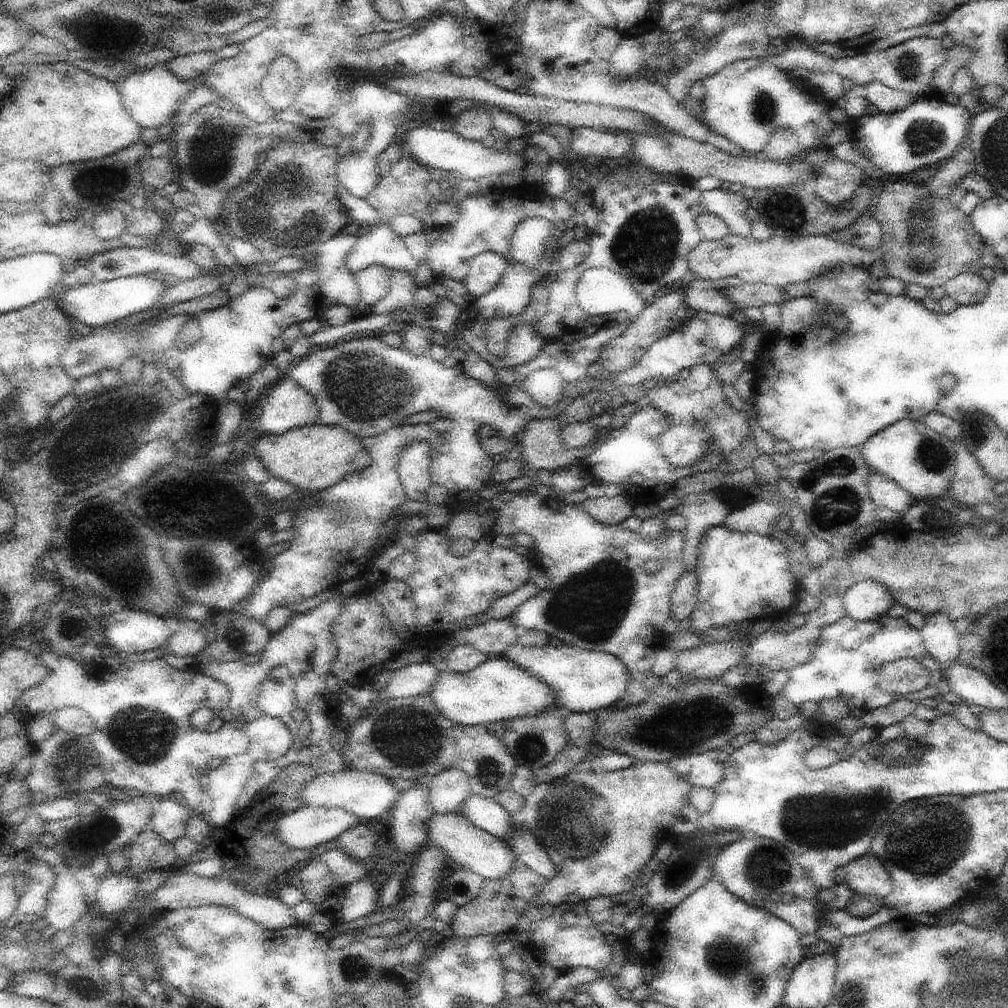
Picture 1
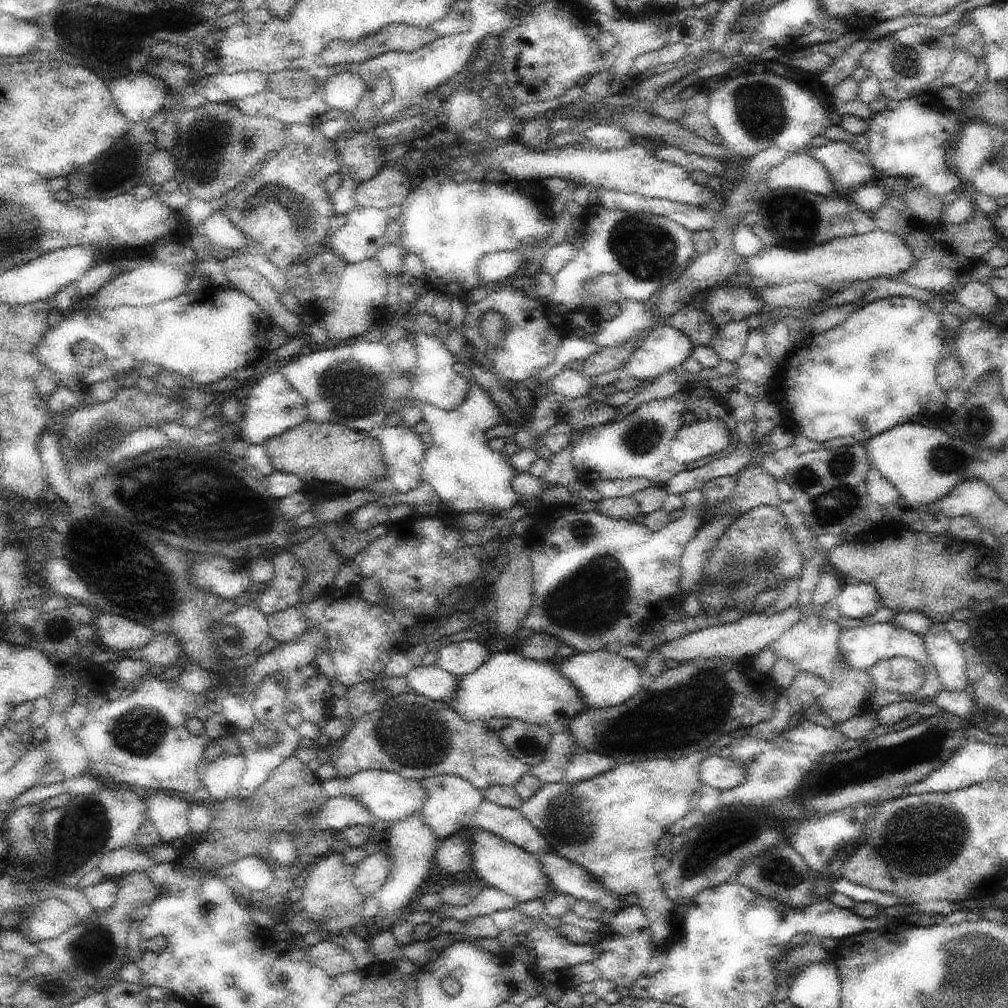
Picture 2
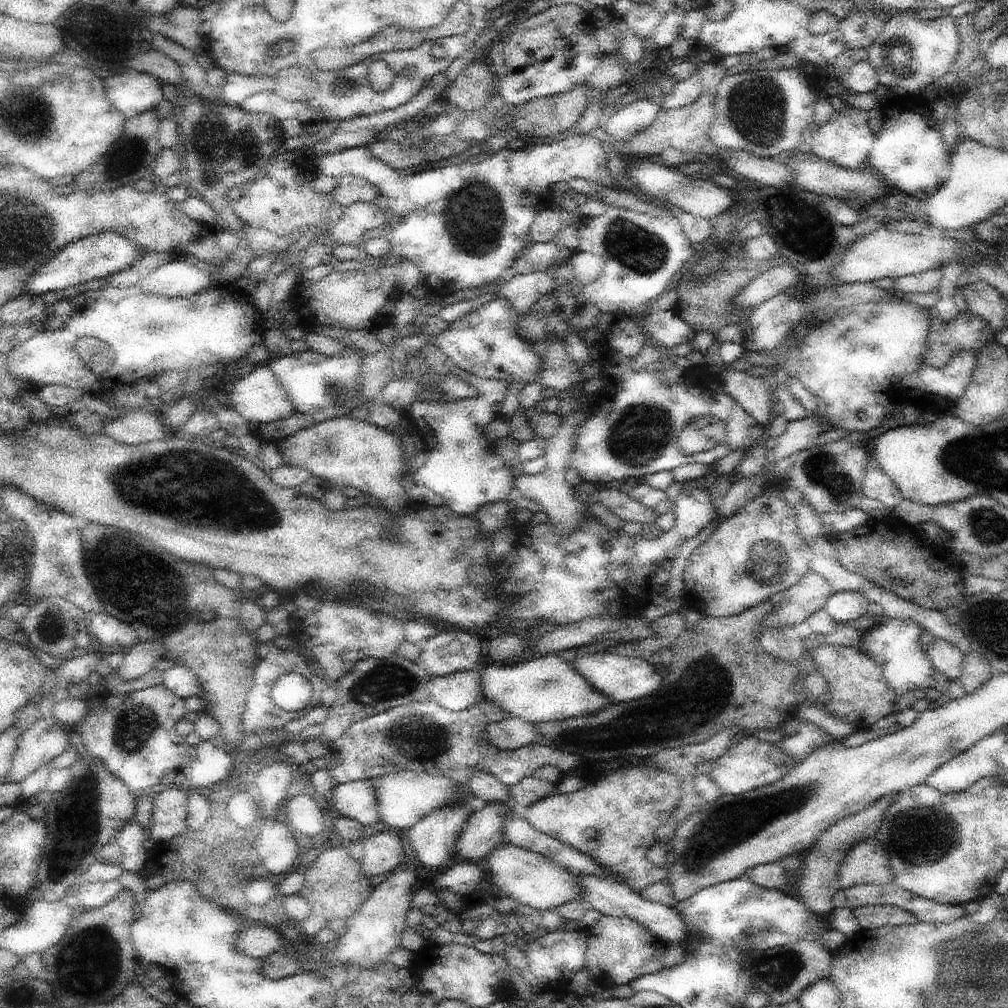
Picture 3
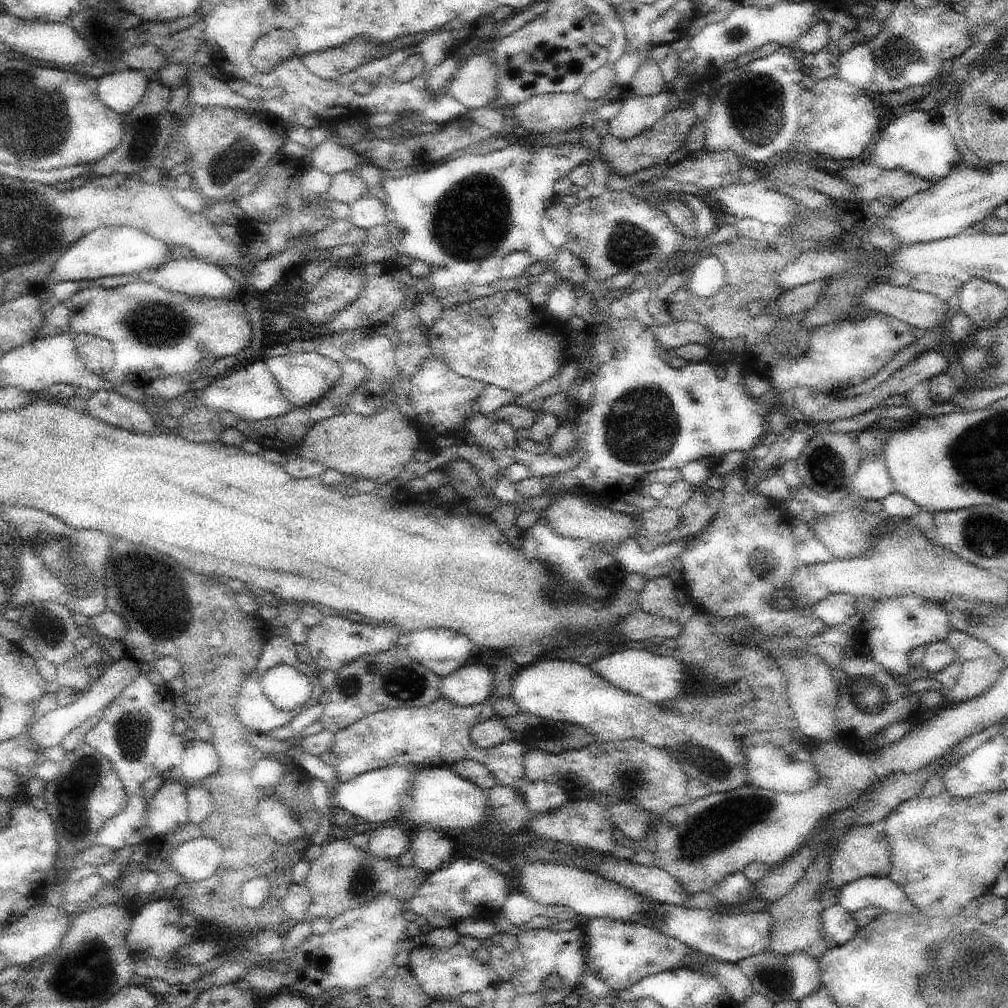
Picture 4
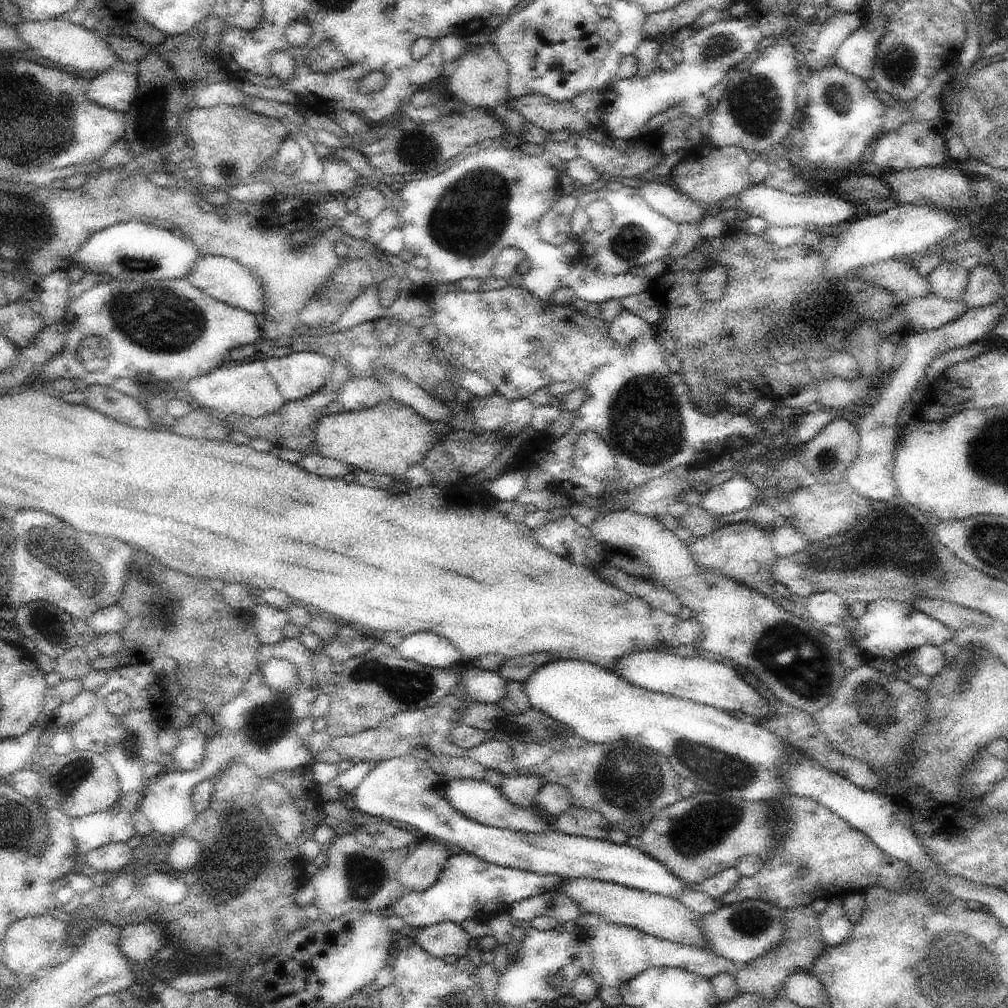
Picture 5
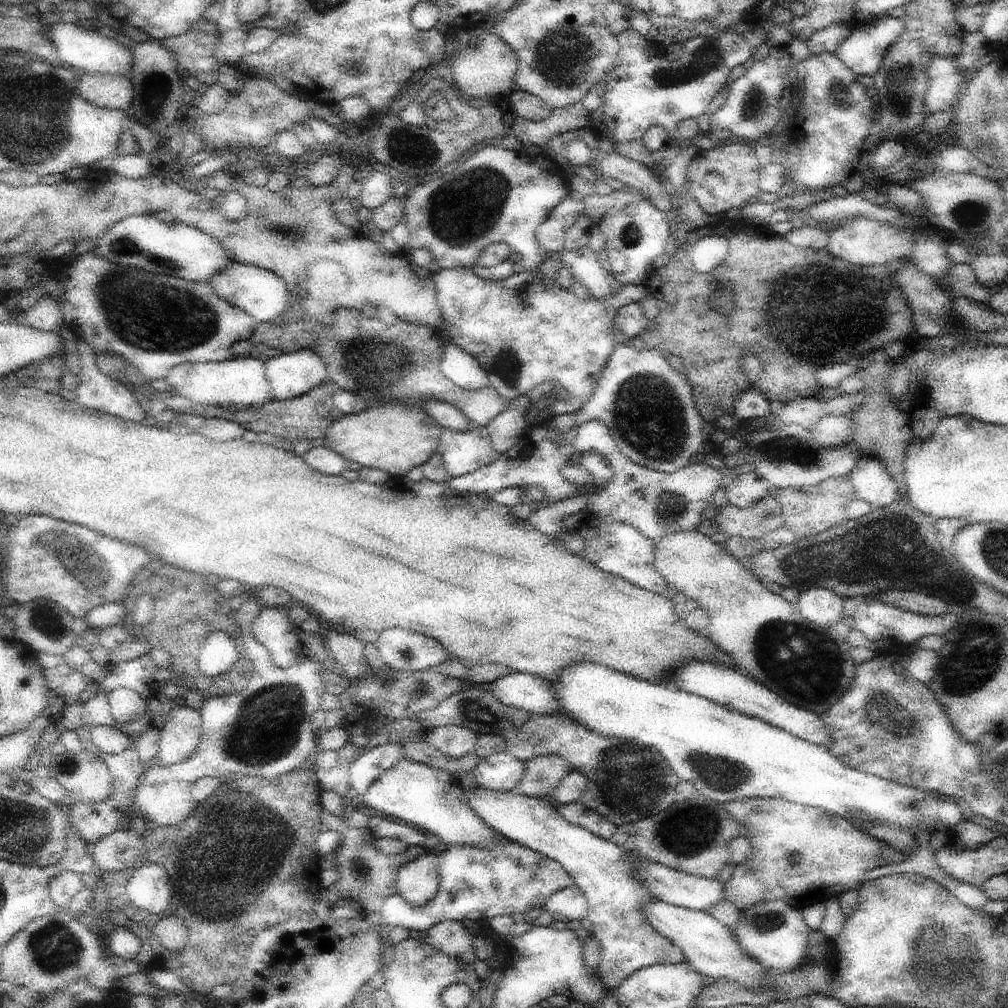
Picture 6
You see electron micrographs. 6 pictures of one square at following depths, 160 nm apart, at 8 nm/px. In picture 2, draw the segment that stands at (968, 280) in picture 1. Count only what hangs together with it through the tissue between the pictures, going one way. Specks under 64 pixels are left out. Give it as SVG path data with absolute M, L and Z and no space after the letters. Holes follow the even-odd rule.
M987 281L968 282L952 297L969 312L981 317L991 315L999 307L1000 299Z

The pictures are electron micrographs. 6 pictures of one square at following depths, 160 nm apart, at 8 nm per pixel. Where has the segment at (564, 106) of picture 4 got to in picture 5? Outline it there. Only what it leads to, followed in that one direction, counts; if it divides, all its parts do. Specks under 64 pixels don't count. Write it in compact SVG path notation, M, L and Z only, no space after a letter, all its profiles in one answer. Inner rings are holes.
M532 94L522 96L512 101L519 114L546 132L570 130L572 133L580 133L584 130L596 131L587 116L578 114L573 102L556 102L544 94Z

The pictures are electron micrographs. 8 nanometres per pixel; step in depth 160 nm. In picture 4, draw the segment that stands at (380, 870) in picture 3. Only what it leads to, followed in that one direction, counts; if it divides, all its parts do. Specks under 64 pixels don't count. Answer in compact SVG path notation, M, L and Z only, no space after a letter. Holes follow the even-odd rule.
M400 825L376 828L368 836L368 851L379 859L398 860L410 848L410 831Z

